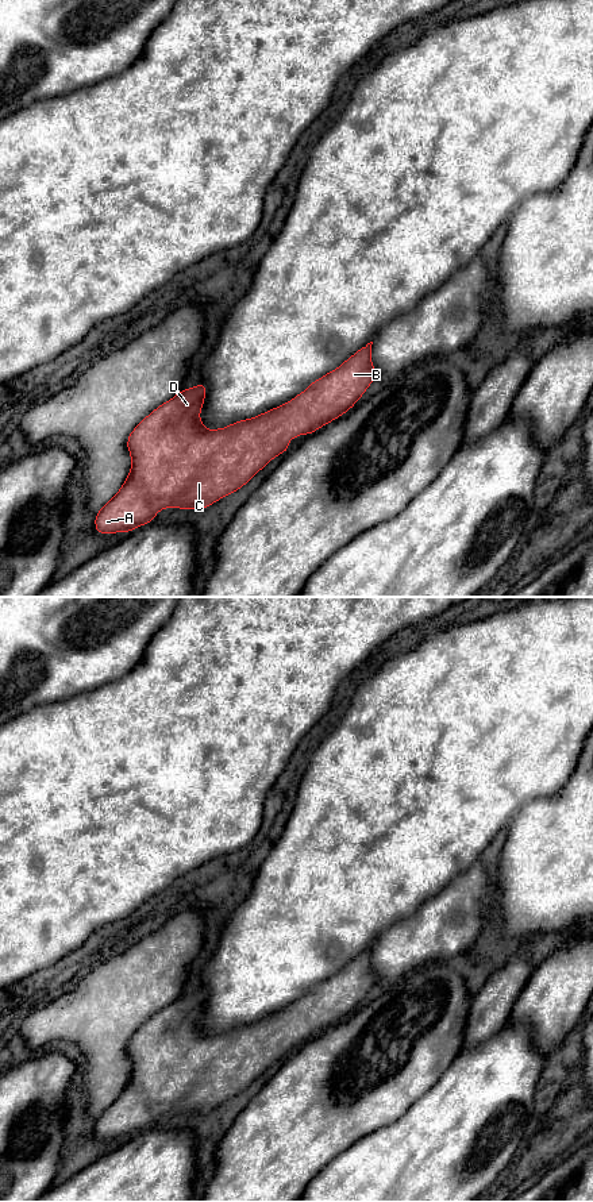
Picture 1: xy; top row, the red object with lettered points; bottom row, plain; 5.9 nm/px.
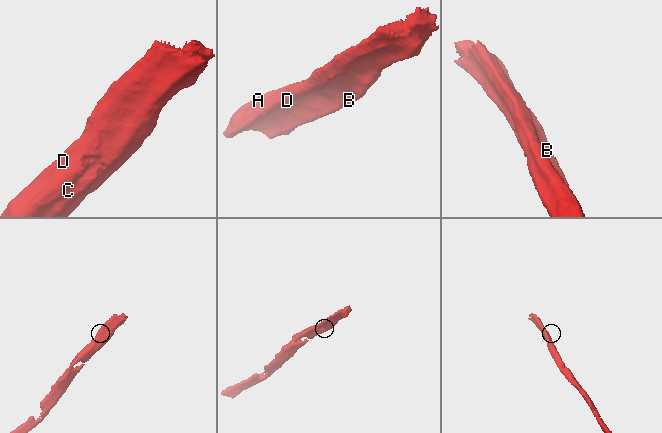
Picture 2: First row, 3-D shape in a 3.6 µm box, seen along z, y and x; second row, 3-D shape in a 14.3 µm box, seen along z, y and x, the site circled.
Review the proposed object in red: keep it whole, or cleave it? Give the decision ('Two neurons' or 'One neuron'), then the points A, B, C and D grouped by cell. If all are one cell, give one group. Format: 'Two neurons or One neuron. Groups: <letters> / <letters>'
One neuron. Groups: A B C D

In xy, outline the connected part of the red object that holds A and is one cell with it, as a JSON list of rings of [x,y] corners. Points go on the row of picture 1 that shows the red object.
[[[373,342],[359,348],[340,366],[313,381],[290,401],[269,412],[259,413],[255,417],[235,421],[224,428],[208,429],[200,419],[208,390],[204,384],[184,389],[169,401],[161,404],[128,435],[127,450],[131,455],[130,473],[119,492],[96,513],[96,532],[101,535],[118,532],[128,533],[140,525],[153,523],[157,513],[165,508],[180,508],[184,511],[193,508],[204,509],[239,490],[270,461],[289,451],[288,442],[290,439],[297,439],[300,434],[313,434],[340,417],[357,404],[371,382],[378,377],[371,363],[371,344]]]

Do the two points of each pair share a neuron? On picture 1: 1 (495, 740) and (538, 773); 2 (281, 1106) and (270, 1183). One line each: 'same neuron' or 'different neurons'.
1: same neuron
2: same neuron

